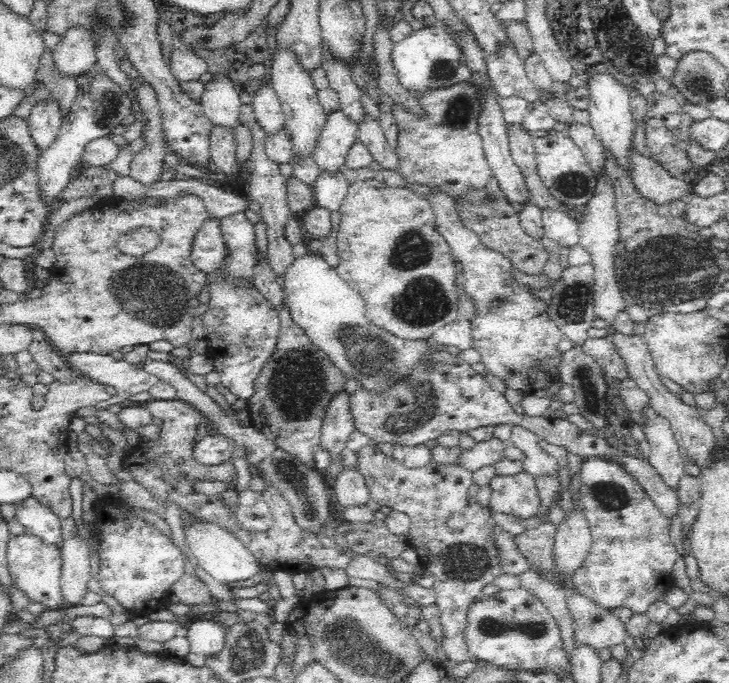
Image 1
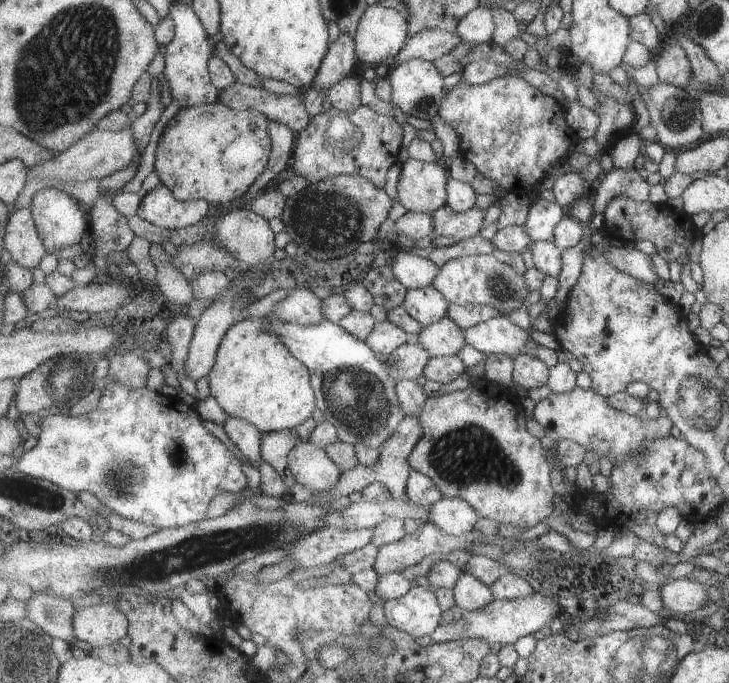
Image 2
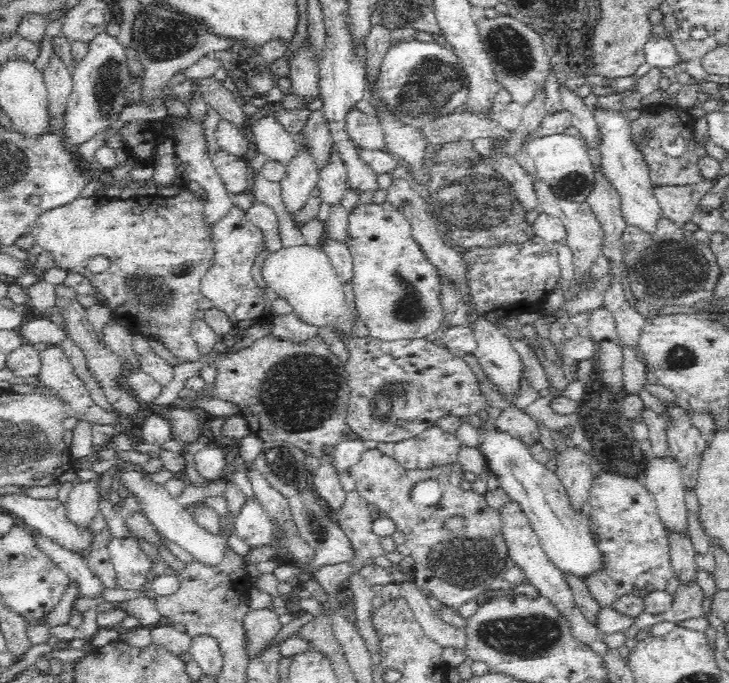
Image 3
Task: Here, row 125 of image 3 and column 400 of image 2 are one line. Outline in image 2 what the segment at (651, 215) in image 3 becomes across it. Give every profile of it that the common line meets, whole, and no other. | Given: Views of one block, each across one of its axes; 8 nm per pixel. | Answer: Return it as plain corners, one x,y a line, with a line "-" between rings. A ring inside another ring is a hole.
416,586
403,598
384,604
386,620
413,638
431,635
441,624
444,610
436,592
429,587

